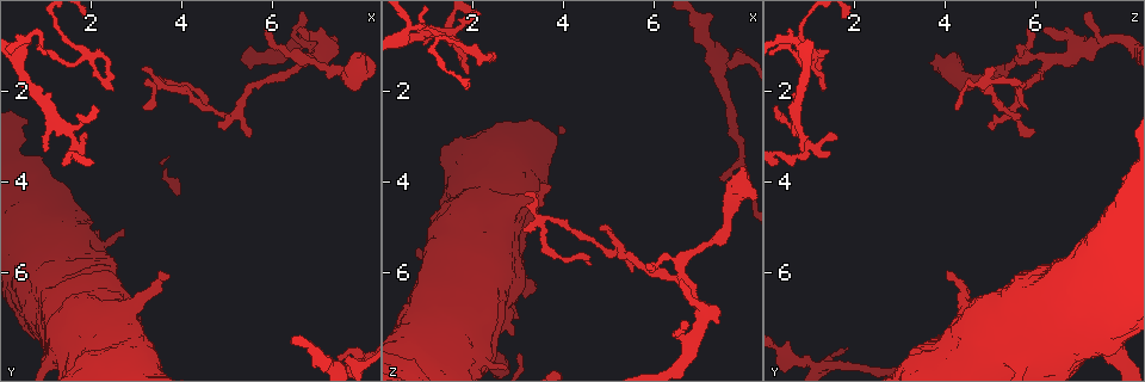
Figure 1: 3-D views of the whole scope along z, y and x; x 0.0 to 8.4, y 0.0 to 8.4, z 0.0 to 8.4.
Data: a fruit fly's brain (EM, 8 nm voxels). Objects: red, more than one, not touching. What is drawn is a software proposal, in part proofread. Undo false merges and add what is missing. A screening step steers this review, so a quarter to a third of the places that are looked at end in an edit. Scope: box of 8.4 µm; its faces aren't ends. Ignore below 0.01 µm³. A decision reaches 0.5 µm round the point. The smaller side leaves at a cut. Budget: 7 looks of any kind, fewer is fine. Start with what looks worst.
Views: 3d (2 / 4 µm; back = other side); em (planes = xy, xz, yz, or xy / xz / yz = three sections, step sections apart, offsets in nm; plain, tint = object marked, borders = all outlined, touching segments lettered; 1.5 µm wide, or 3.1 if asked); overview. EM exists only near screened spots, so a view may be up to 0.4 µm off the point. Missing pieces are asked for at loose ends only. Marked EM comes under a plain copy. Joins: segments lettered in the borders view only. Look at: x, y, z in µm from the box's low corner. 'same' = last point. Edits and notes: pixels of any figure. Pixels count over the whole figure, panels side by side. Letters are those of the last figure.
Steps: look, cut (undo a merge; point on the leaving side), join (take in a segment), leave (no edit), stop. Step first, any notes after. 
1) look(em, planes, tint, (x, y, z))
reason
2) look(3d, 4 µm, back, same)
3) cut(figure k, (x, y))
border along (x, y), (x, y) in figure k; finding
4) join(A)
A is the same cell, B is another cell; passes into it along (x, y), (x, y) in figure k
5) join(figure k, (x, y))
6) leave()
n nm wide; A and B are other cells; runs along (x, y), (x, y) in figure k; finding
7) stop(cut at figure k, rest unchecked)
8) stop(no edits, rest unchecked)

look(em, planes, tint, (0.95, 3.30, 0.90))
an open end

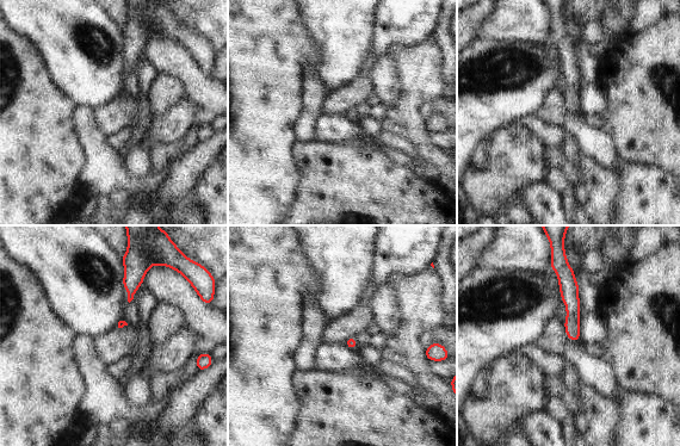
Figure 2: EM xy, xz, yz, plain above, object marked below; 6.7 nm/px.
look(em, planes, borders, same)

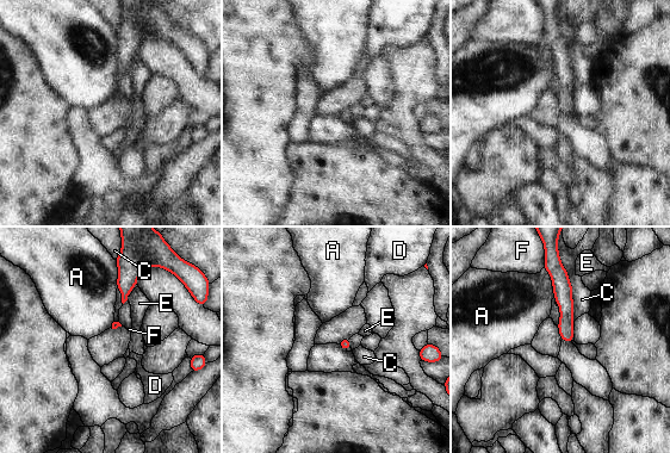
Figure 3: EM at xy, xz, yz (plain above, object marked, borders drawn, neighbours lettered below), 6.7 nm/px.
leave()
A, C, D, E and F are other cells; border along (559, 260), (571, 286), (574, 329) in figure 3; none of them fits

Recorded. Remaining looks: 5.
look(em, xz, step 8, borders, (5.30, 2.50, 5.55))
abrupt turn

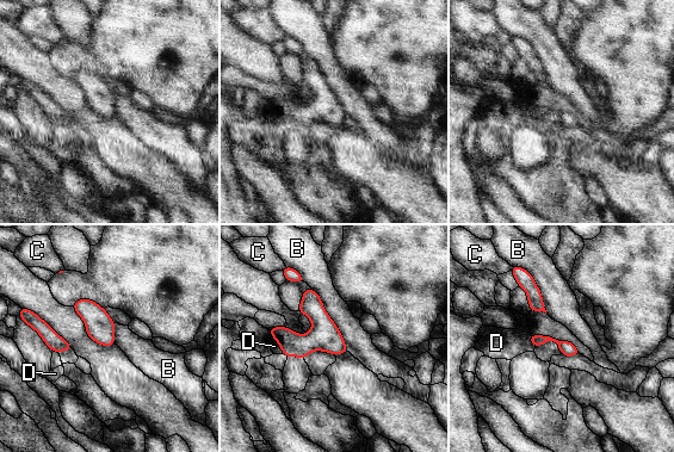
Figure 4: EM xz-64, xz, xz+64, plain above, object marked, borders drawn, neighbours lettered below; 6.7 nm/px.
leave()
B, C and D are other cells; runs along (532, 339), (552, 339), (574, 351) in figure 4; one cell here

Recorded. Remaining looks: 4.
look(3d, 2 µm, (1.80, 1.25, 1.00))
sharp bend

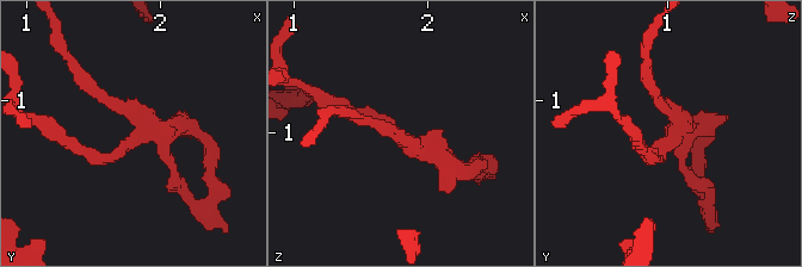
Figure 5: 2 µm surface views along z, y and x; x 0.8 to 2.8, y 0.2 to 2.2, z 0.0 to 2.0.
look(em, xz, step 8, borders, (1.80, 1.26, 1.04))
3 arms; now the EM

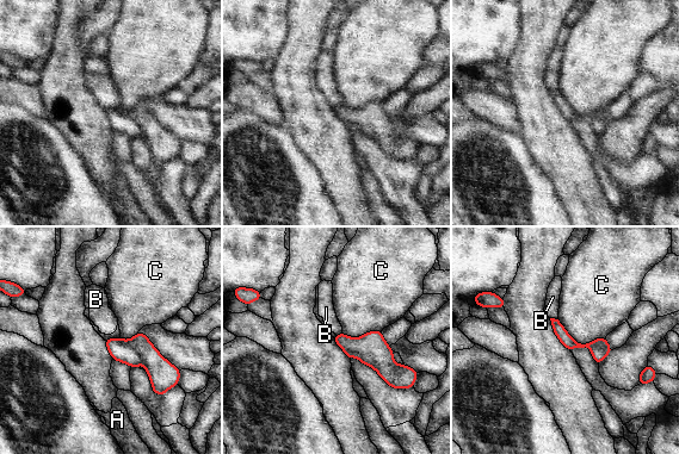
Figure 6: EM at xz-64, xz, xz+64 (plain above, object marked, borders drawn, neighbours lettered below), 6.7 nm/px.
look(em, planes, borders, same)

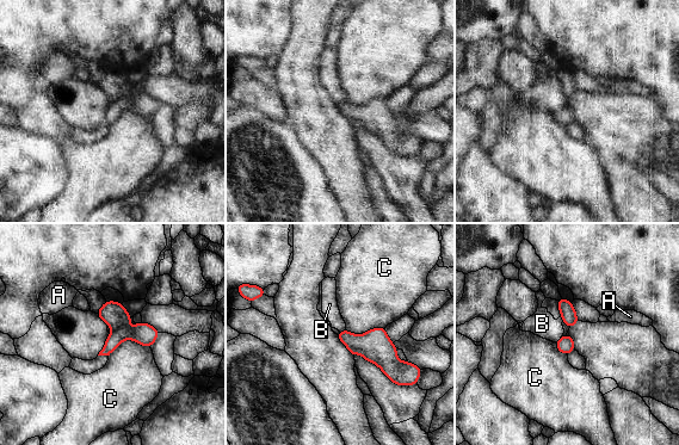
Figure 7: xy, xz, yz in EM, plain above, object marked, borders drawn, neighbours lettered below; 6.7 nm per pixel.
cut(figure 7, (368, 356))
A, B and C are other cells; border along (349, 346), (369, 350), (377, 363) in figure 7; a second cell is stuck on

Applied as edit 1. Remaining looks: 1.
stop(cut at figure 7, rest unchecked)

